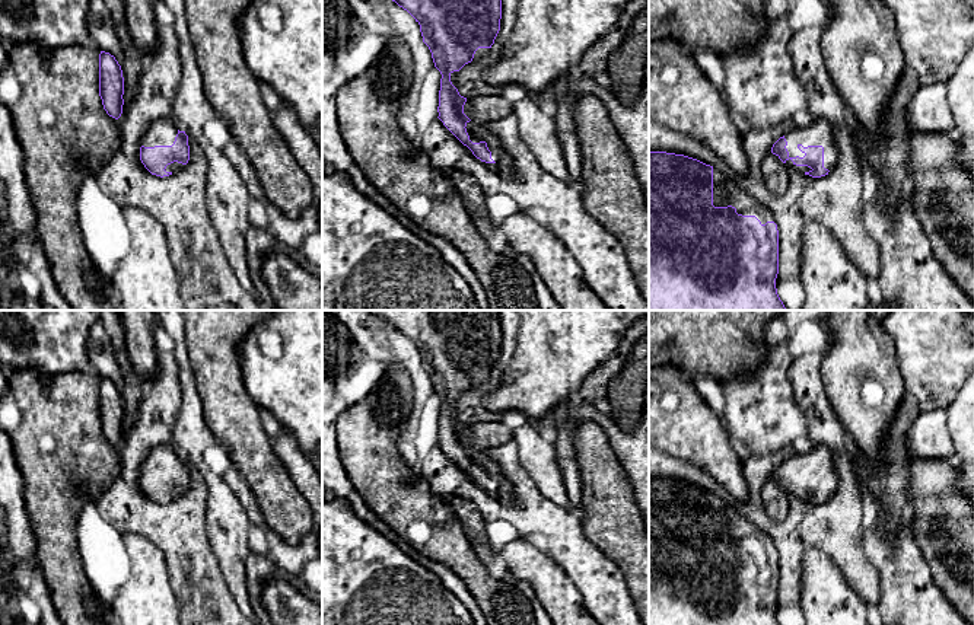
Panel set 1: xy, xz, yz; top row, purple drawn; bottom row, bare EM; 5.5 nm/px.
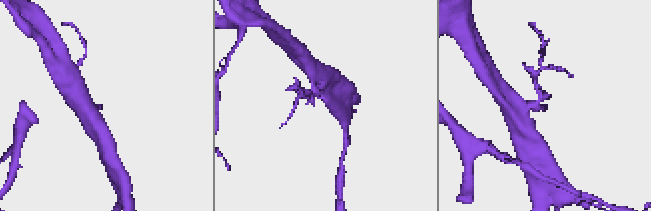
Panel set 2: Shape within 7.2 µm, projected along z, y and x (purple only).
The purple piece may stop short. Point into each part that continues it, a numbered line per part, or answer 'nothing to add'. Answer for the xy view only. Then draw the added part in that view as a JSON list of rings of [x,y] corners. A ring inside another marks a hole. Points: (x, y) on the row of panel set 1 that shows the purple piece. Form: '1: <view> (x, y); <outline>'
1: xy (162, 133); [[[165,117],[153,122],[147,128],[146,134],[141,138],[141,146],[144,147],[172,146],[176,134],[178,134],[176,127],[168,117]]]

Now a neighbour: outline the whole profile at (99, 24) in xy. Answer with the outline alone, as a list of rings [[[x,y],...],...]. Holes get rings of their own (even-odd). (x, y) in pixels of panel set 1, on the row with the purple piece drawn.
[[[92,0],[86,17],[87,32],[101,51],[109,52],[121,66],[124,61],[124,48],[115,34],[111,12],[105,0]]]

